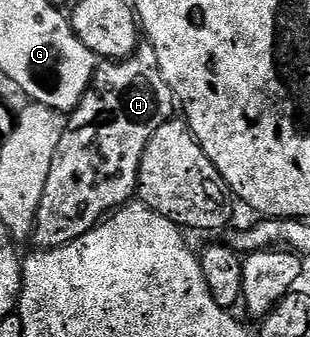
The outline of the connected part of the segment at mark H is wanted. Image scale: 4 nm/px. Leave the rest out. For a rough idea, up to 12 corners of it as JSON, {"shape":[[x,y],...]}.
{"shape":[[149,42],[100,63],[49,166],[34,247],[132,203],[177,101]]}

